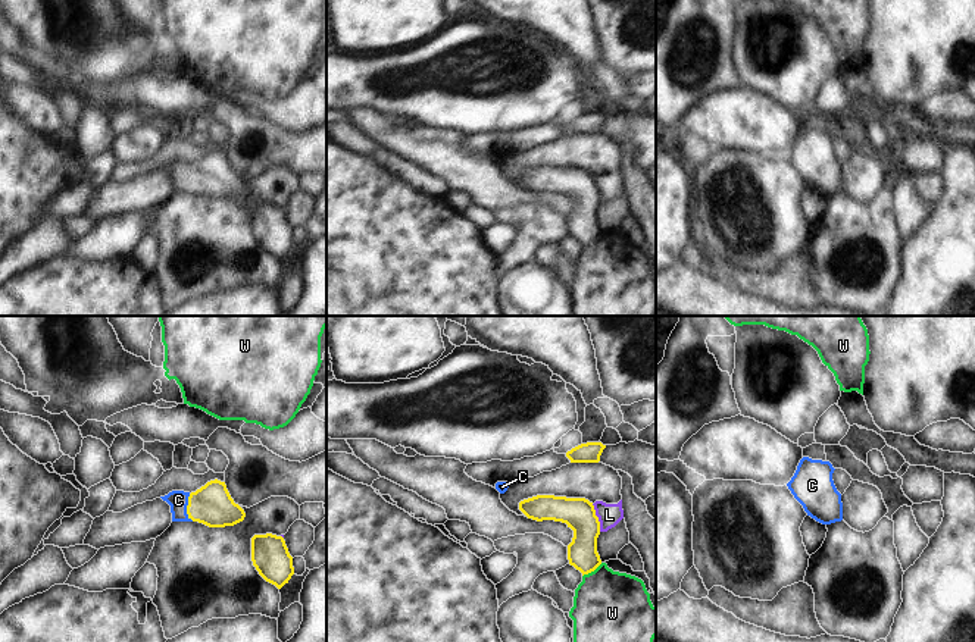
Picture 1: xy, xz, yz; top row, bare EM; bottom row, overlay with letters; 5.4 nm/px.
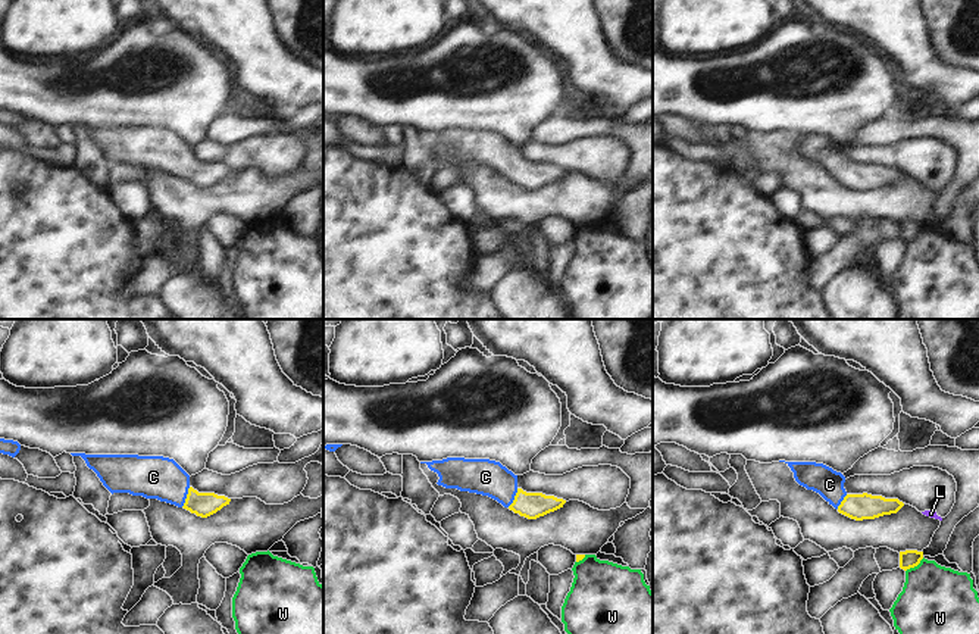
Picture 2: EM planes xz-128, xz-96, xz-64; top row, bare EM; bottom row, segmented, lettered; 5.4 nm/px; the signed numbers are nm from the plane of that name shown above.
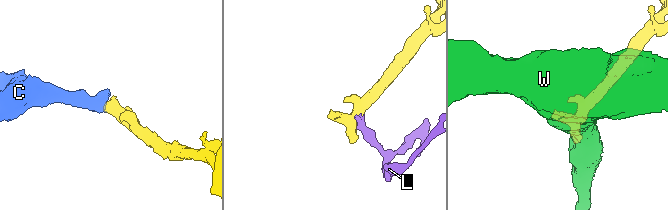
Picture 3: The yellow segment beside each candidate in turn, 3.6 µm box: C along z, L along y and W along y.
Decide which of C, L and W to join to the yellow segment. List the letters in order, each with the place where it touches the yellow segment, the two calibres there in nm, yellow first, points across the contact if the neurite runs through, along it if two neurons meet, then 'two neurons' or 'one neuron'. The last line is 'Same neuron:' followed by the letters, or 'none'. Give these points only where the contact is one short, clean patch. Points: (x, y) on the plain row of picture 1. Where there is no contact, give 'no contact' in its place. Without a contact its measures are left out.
C: meets yellow in xy at (187, 178); 220 nm thick on the yellow side, 110 nm on the other; runs through xy (212, 175), (187, 178), (178, 171); one neuron
L: meets yellow in xz at (597, 188); 180 nm thick on the yellow side, 130 nm on the other; border along xz (591, 175), (600, 202); two neurons
W: meets yellow in xz at (591, 241); 160 nm thick on the yellow side, 420 nm on the other; border along xz (602, 234), (583, 247); two neurons
Same neuron: C

